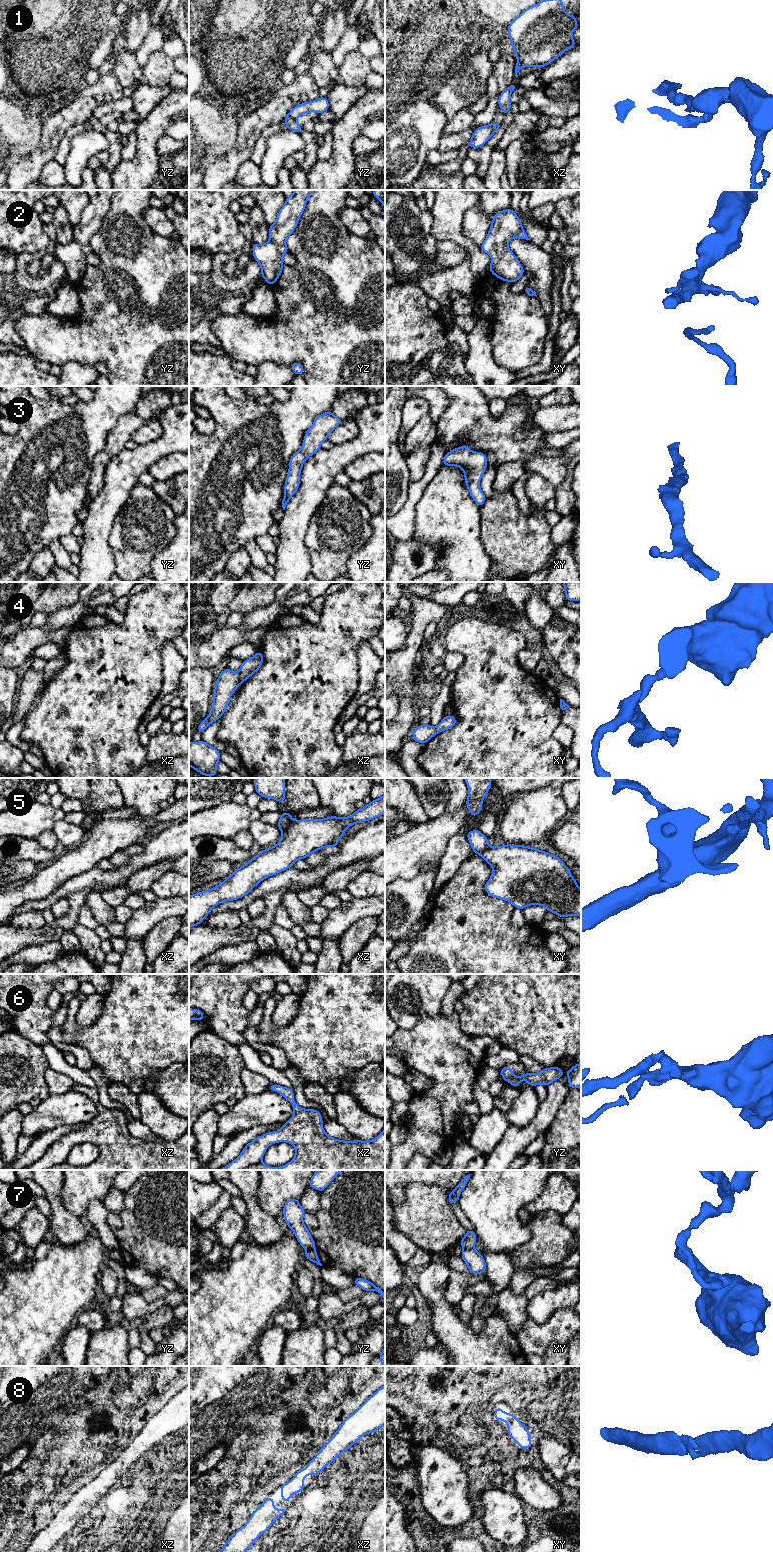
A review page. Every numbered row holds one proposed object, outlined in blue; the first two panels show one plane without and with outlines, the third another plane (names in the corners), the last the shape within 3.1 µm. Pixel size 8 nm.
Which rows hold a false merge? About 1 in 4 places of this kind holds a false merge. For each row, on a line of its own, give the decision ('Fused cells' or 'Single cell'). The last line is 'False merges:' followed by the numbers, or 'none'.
1: Single cell
2: Single cell
3: Single cell
4: Fused cells
5: Fused cells
6: Single cell
7: Fused cells
8: Single cell
False merges: 4, 5, 7

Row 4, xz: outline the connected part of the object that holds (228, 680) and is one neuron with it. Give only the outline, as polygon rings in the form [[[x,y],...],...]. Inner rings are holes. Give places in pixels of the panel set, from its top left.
[[[226,668],[218,675],[218,680],[215,683],[213,703],[211,711],[197,728],[197,731],[202,733],[205,729],[217,721],[227,710],[230,698],[233,692],[241,685],[239,672]]]

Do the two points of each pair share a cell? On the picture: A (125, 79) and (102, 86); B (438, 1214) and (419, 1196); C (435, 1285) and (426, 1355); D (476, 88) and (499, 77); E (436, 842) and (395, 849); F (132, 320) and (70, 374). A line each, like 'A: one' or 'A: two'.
A: two
B: one
C: two
D: two
E: one
F: two

